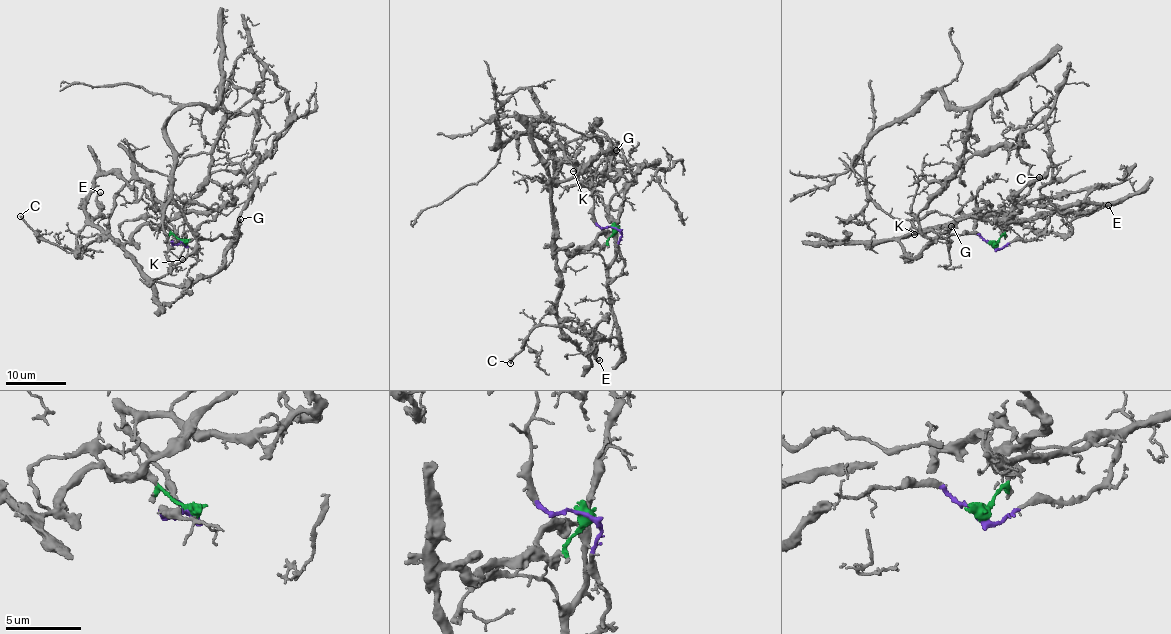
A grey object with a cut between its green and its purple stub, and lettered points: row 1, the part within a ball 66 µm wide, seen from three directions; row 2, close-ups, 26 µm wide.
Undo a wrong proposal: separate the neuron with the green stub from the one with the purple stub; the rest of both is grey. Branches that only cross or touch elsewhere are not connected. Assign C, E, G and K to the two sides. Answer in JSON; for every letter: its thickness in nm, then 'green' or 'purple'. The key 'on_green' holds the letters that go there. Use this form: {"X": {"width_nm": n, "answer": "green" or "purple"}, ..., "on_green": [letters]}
{"C": {"width_nm": 320, "answer": "purple"}, "E": {"width_nm": 220, "answer": "green"}, "G": {"width_nm": 280, "answer": "green"}, "K": {"width_nm": 160, "answer": "purple"}, "on_green": ["E", "G"]}

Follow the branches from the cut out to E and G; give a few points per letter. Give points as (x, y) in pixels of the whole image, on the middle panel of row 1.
E: (615, 227), (605, 243), (556, 254), (560, 296), (557, 314), (576, 322), (599, 360)
G: (615, 227), (607, 242), (566, 252), (555, 242), (552, 187), (584, 173), (590, 163), (611, 146), (617, 151)

